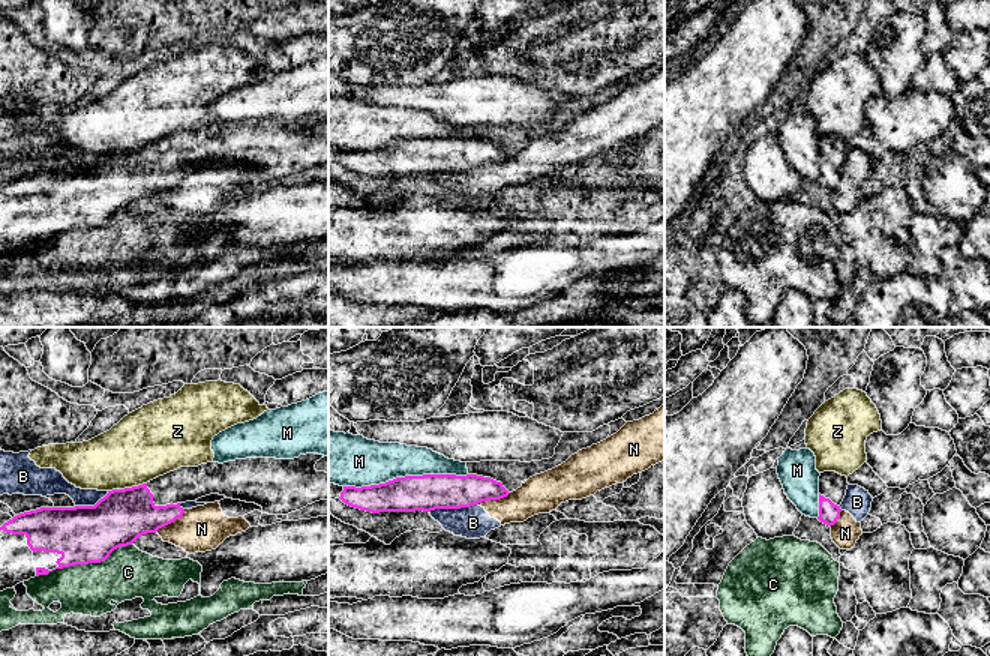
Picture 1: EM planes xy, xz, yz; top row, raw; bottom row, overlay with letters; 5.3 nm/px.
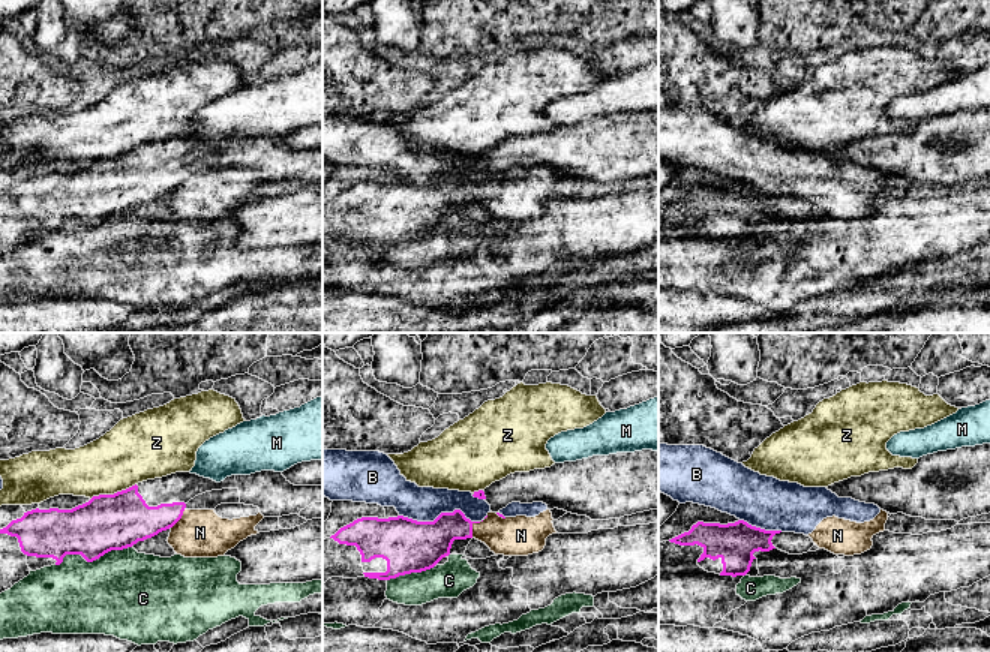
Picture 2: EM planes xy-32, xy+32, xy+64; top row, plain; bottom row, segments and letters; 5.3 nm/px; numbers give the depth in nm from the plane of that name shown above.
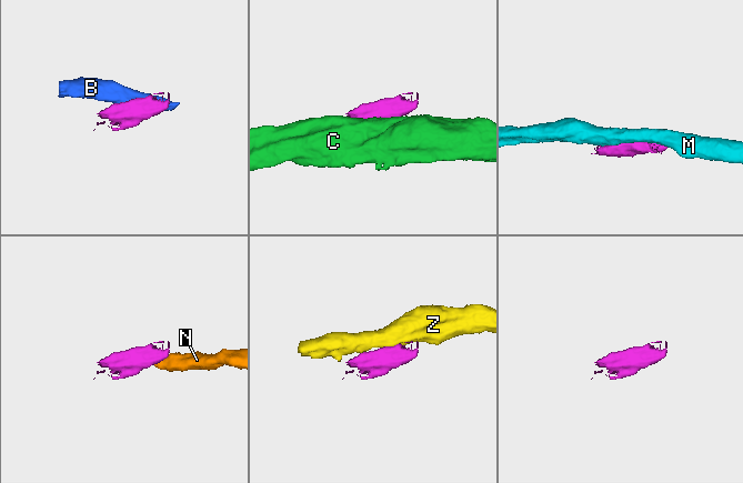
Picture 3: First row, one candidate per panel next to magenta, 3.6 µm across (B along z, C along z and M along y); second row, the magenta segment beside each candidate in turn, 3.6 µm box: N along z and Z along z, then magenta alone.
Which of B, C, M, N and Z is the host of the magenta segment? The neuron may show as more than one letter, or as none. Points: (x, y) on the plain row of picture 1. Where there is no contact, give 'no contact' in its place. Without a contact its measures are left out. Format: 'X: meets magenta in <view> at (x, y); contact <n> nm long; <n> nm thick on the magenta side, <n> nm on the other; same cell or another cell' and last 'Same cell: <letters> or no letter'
B: meets magenta in xz at (453, 171); contact 260 nm long; 200 nm thick on the magenta side, 180 nm on the other; another cell
C: meets magenta in xy at (84, 227); contact 550 nm long; 320 nm thick on the magenta side, 280 nm on the other; another cell
M: meets magenta in xz at (405, 140); contact 650 nm long; 200 nm thick on the magenta side, 260 nm on the other; another cell
N: meets magenta in xy at (171, 185); contact 200 nm long; 280 nm thick on the magenta side, 240 nm on the other; another cell
Z: meets magenta in xy at (126, 152); contact 220 nm long; 280 nm thick on the magenta side, 360 nm on the other; another cell
Same cell: no letter

